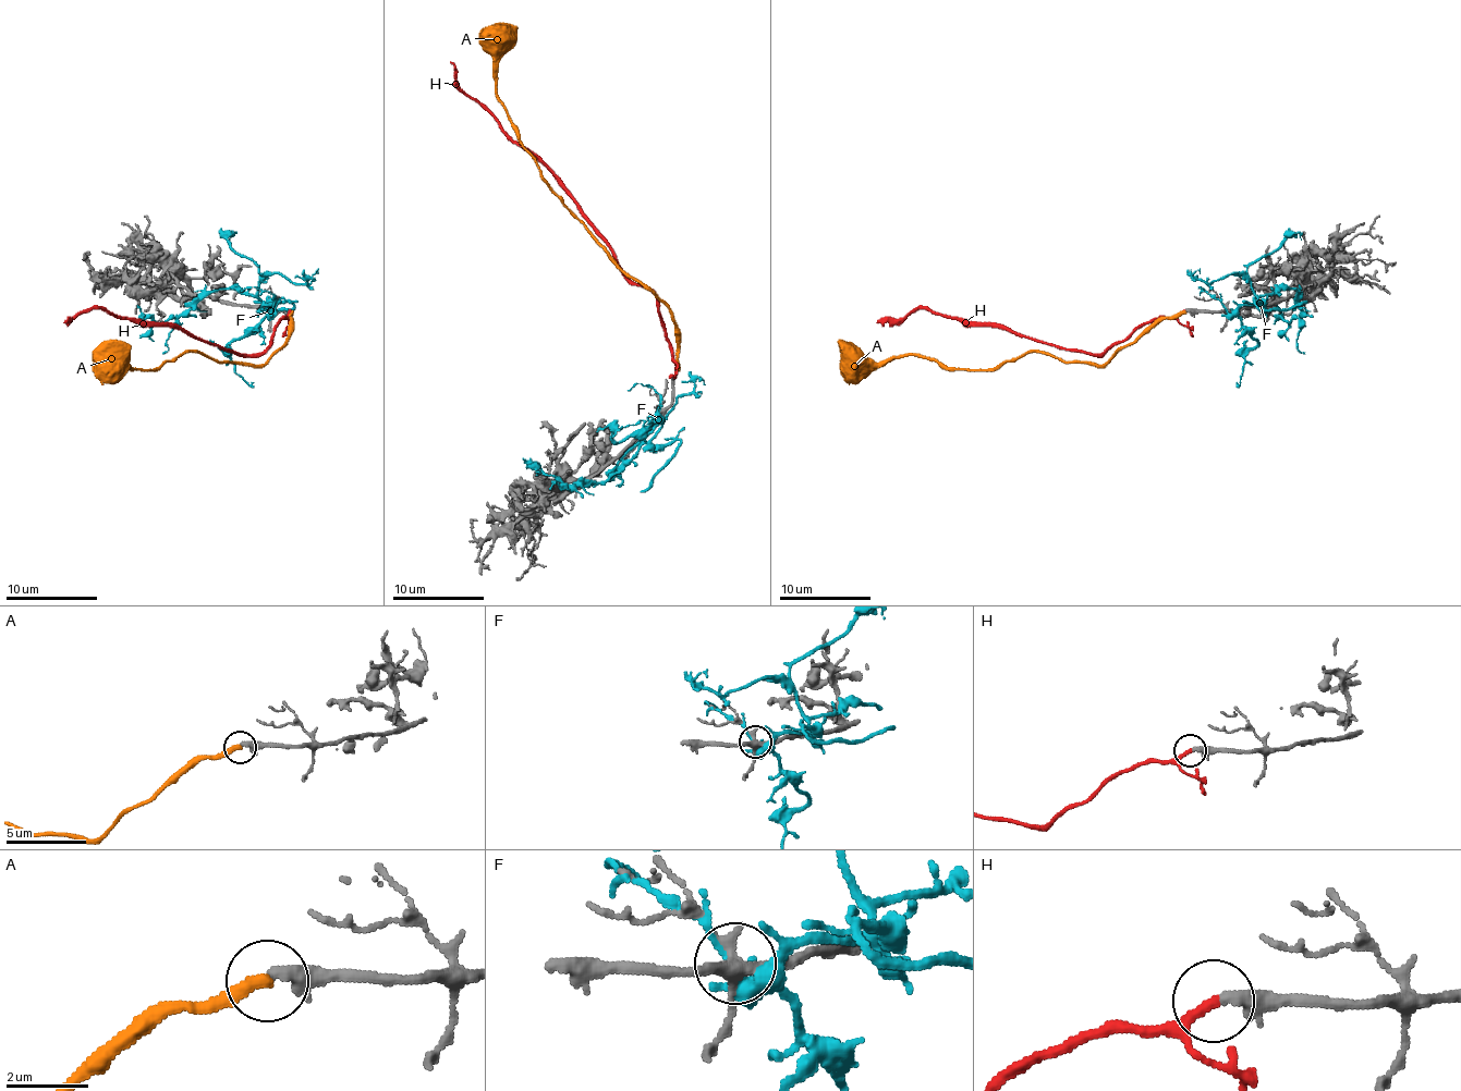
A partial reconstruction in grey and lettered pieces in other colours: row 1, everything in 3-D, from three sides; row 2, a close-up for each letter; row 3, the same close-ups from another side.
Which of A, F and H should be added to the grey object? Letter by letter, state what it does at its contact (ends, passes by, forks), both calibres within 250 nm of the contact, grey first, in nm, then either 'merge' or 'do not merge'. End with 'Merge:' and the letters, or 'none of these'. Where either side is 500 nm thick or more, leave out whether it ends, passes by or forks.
A: it ends; calibres 300 and 300 nm; do not merge
F: it forks; calibres 320 and 280 nm; do not merge
H: it passes by; calibres 320 and 180 nm; merge
Merge: H

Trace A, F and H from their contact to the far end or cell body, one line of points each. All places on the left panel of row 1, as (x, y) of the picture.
A: (291, 313), (291, 333), (260, 366), (185, 352), (134, 370), (121, 356), (109, 364), (116, 340)
F: (272, 310), (272, 306), (238, 290), (210, 290), (185, 315), (171, 315), (165, 322), (157, 322), (136, 306)
H: (289, 310), (270, 343), (256, 354), (238, 354), (165, 325), (123, 319), (100, 308), (86, 308), (63, 322)

